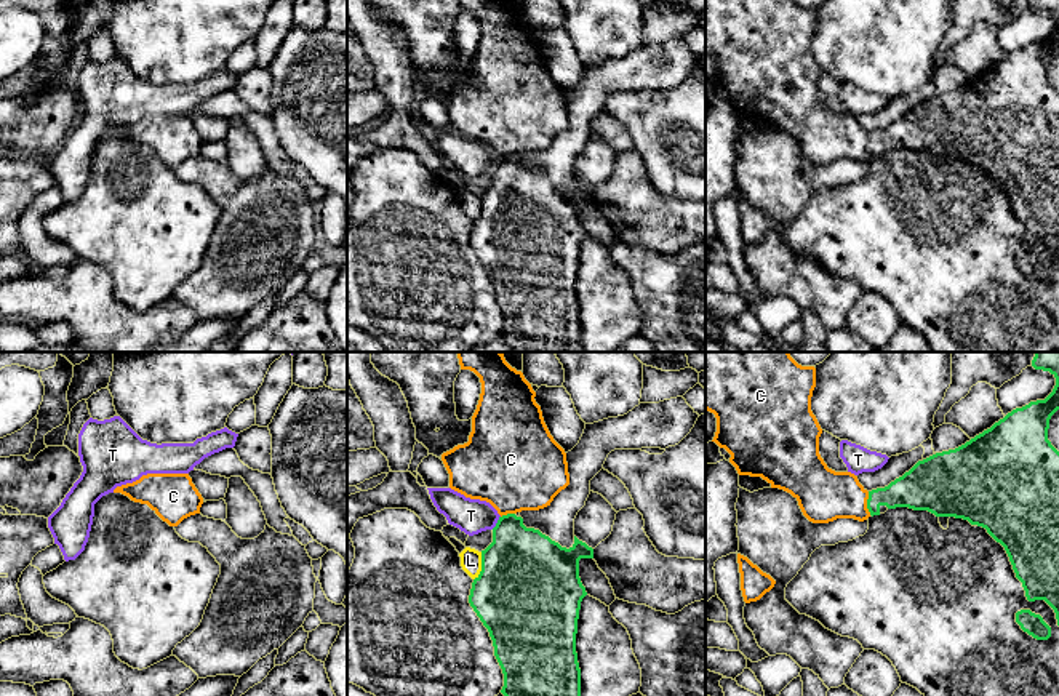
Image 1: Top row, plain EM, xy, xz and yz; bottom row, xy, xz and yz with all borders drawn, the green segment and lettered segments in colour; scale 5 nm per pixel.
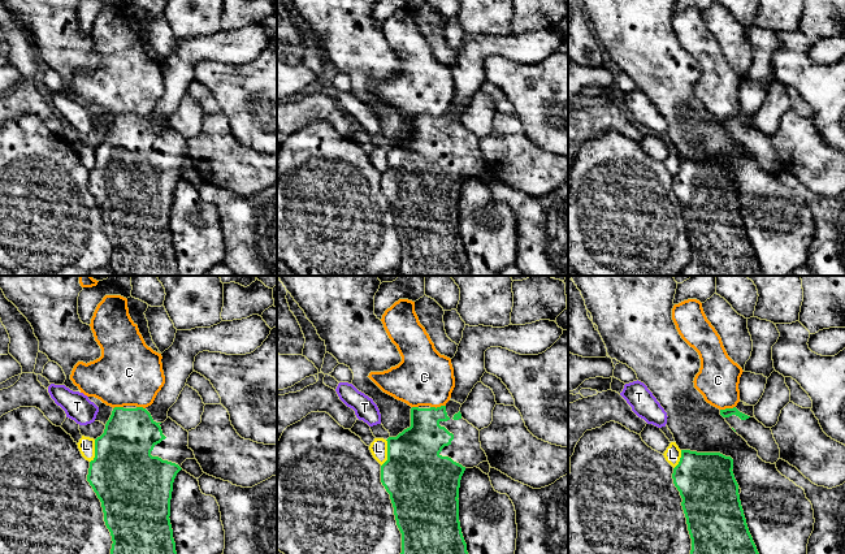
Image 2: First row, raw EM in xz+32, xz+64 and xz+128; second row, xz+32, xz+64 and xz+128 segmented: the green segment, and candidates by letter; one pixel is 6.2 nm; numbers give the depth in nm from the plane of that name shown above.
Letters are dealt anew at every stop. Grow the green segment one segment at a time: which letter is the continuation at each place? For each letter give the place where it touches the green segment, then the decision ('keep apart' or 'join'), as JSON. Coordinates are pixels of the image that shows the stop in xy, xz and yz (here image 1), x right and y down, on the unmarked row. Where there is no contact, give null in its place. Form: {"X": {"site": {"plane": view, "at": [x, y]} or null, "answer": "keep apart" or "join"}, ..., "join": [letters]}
{"C": {"site": {"plane": "yz", "at": [867, 144]}, "answer": "keep apart"}, "L": {"site": {"plane": "xz", "at": [482, 208]}, "answer": "keep apart"}, "T": {"site": {"plane": "xz", "at": [498, 164]}, "answer": "keep apart"}, "join": []}

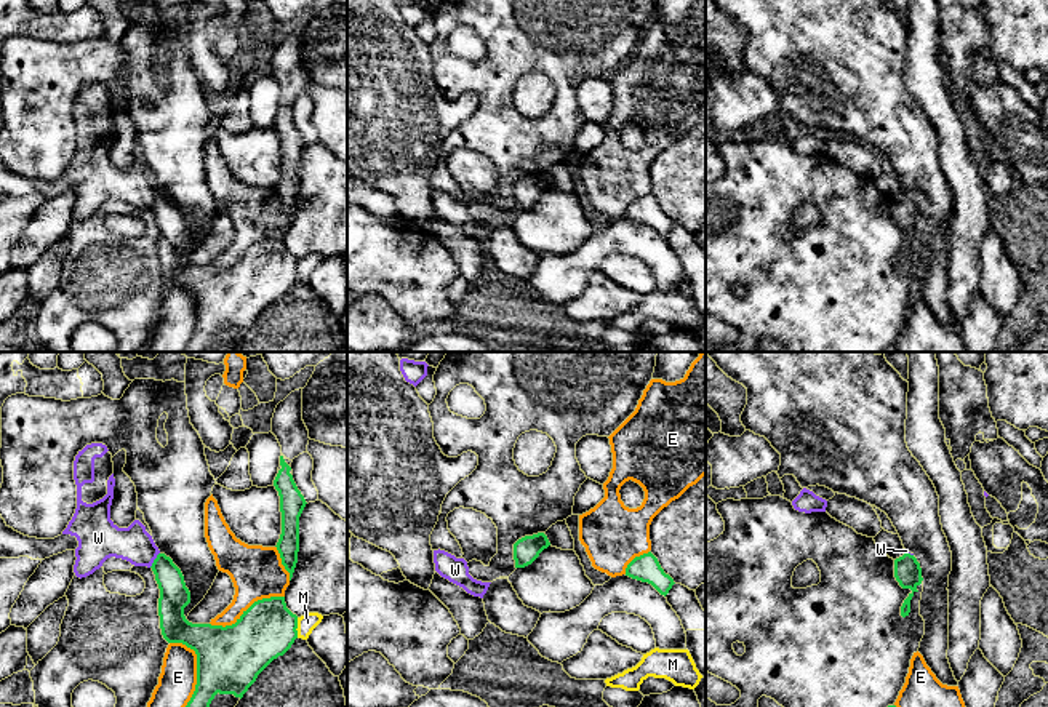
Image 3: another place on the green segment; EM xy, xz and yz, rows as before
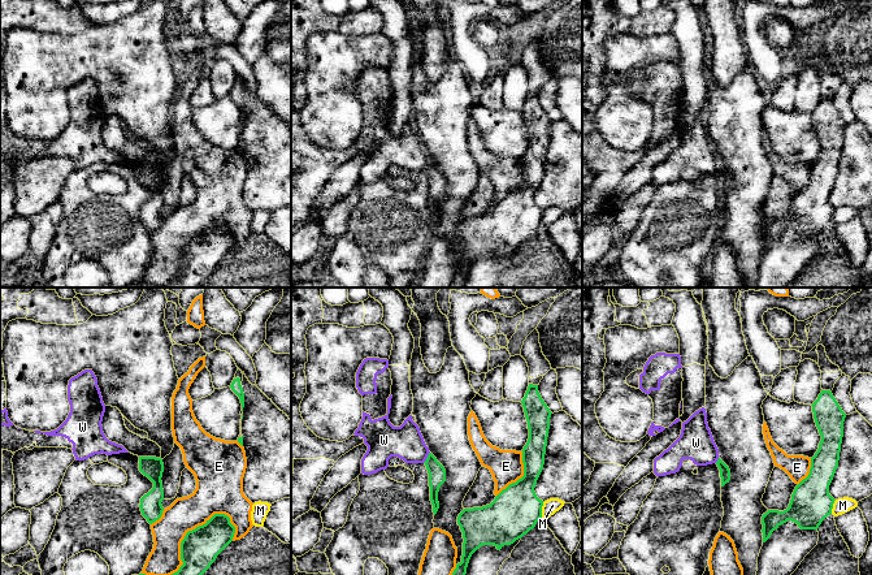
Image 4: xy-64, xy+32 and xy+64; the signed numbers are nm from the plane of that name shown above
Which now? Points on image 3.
{"E": {"site": {"plane": "xy", "at": [197, 311]}, "answer": "keep apart"}, "M": {"site": {"plane": "xy", "at": [296, 269]}, "answer": "keep apart"}, "W": {"site": {"plane": "xy", "at": [154, 202]}, "answer": "keep apart"}, "join": []}

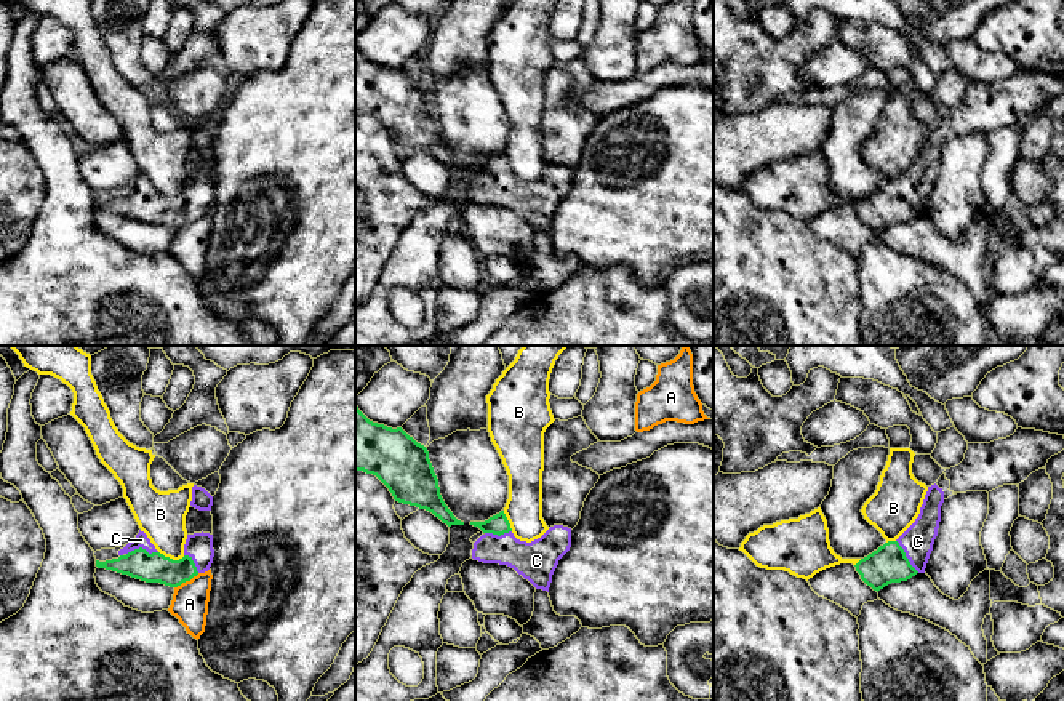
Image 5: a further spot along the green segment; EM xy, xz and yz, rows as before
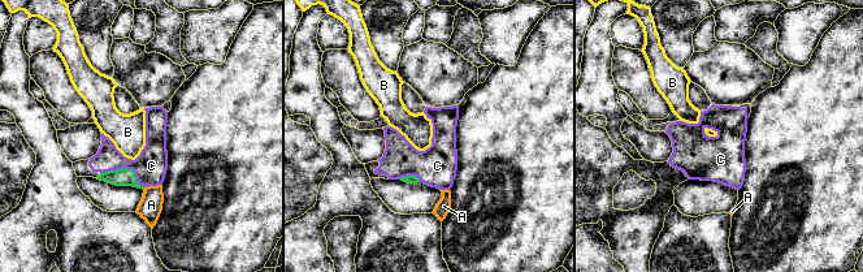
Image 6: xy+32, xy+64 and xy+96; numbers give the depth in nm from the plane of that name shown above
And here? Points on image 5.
{"A": {"site": {"plane": "xy", "at": [186, 221]}, "answer": "keep apart"}, "B": {"site": {"plane": "xy", "at": [172, 200]}, "answer": "keep apart"}, "C": {"site": {"plane": "yz", "at": [904, 197]}, "answer": "join"}, "join": ["C"]}

